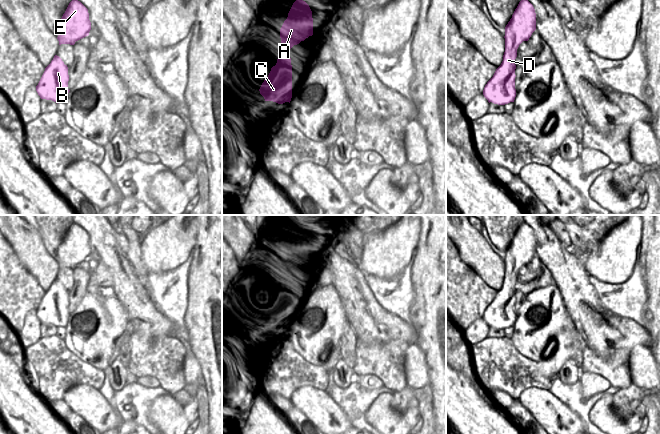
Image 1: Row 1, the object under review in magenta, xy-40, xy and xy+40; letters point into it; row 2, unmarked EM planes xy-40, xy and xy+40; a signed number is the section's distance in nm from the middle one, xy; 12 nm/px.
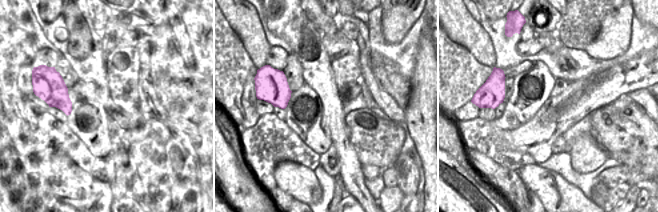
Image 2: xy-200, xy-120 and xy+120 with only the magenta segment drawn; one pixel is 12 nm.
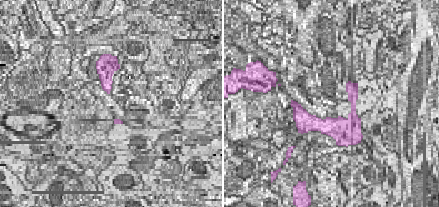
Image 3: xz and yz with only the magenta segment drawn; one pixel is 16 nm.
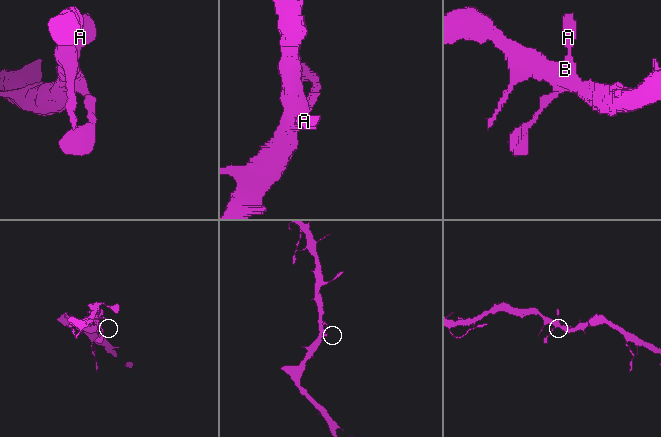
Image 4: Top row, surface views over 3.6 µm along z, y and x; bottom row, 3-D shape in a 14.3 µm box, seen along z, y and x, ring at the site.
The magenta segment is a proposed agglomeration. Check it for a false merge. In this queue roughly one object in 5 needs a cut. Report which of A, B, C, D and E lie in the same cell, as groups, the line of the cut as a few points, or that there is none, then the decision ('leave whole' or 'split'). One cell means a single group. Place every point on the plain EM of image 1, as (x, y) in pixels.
A B C D E; no cut; leave whole

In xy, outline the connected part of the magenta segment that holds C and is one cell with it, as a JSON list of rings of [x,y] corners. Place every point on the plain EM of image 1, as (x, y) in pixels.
[[[297,223],[280,253],[281,276],[275,290],[262,307],[259,315],[265,325],[278,328],[291,325],[292,322],[292,289],[290,273],[313,259],[313,242],[309,229]]]

